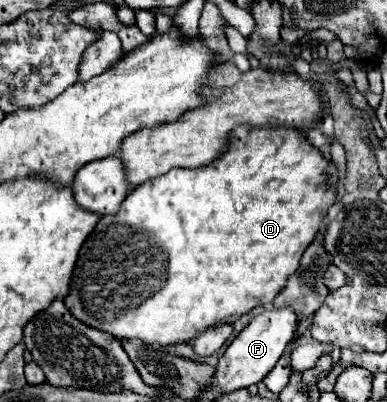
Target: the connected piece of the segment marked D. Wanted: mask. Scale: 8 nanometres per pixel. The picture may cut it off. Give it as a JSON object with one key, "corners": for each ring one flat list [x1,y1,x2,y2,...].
{"corners":[[240,127,232,135,232,149,220,157,220,161,208,165,208,167,198,167,198,169,170,169,166,175,148,179,142,185,138,185,128,197,124,199,124,205,120,213,116,215,104,215,96,229,90,233,90,237,84,241,72,281,70,281,70,291,64,297,66,309,84,325,94,327,98,331,110,333,118,341,126,339,136,339,146,345,176,345,176,343,190,343,194,337,200,335,200,331,206,331,210,327,216,327,226,321,236,321,250,309,258,305,268,305,274,301,274,297,284,289,286,279,296,273,300,265,300,257,304,249,312,243,312,237,322,227,322,221,326,217,326,211,330,205,336,201,334,189,328,187,326,183,326,169,328,161,322,157,322,153,312,147,302,133,296,133,296,129,252,129,252,127]]}

